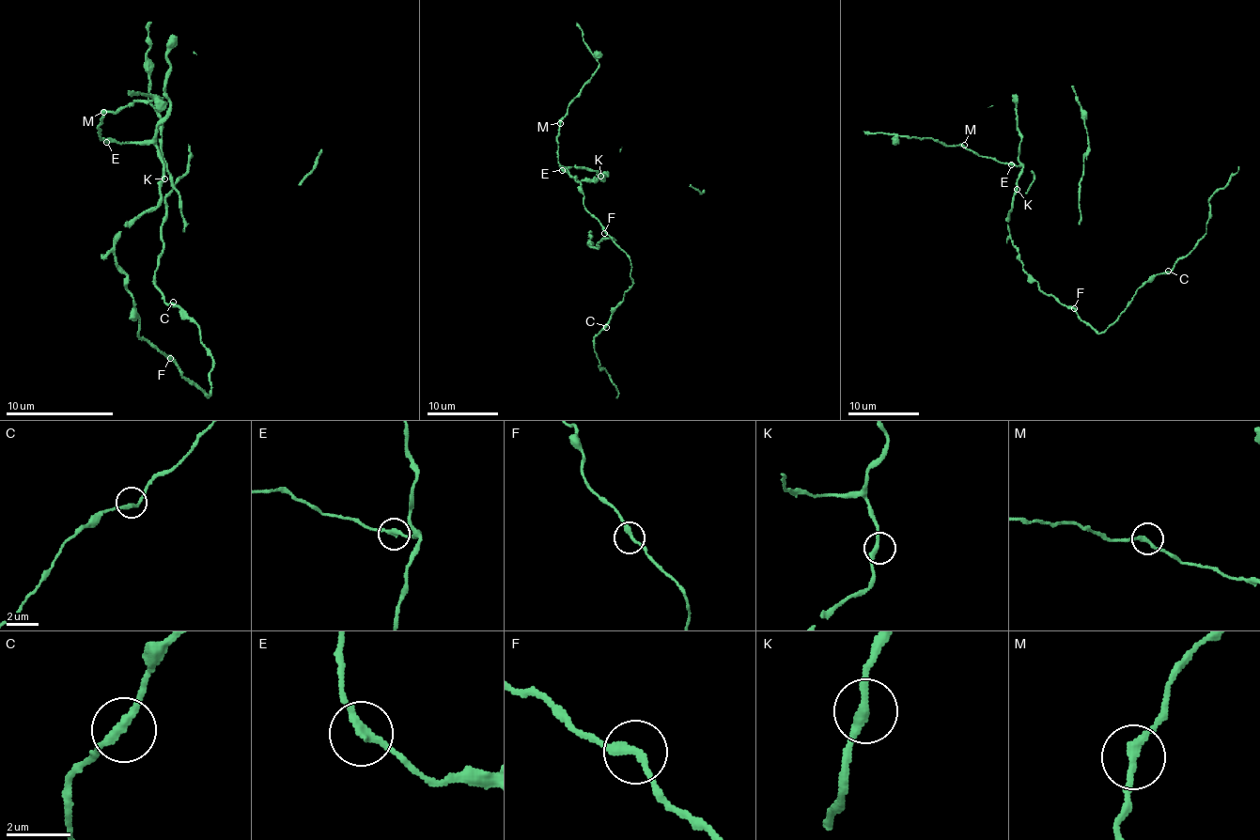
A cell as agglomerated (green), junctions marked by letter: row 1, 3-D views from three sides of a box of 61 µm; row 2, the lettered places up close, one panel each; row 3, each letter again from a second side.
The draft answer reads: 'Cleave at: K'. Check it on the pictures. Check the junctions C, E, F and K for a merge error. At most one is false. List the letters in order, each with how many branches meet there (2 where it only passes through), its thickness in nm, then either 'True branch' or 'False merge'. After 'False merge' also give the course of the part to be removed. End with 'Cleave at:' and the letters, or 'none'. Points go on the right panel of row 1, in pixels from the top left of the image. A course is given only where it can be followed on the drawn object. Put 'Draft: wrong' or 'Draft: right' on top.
Draft: wrong
C: Branches: 2. Thickness 240 nm. True branch
E: Branches: 2. Thickness 240 nm. True branch
F: Branches: 2. Thickness 240 nm. True branch
K: Branches: 2. Thickness 280 nm. True branch
Cleave at: none

